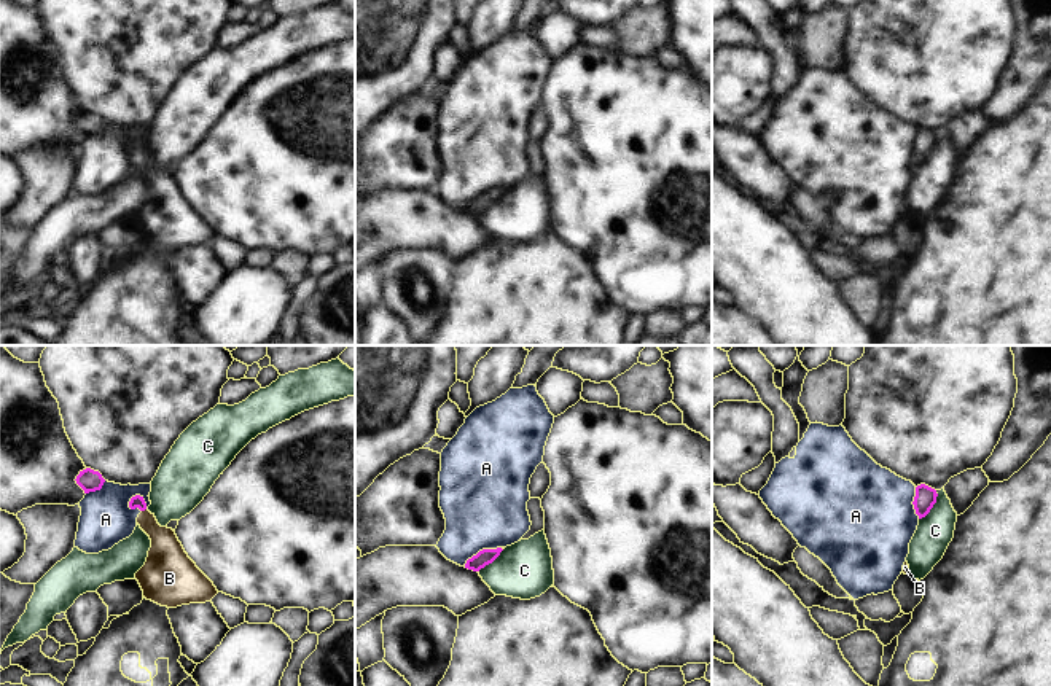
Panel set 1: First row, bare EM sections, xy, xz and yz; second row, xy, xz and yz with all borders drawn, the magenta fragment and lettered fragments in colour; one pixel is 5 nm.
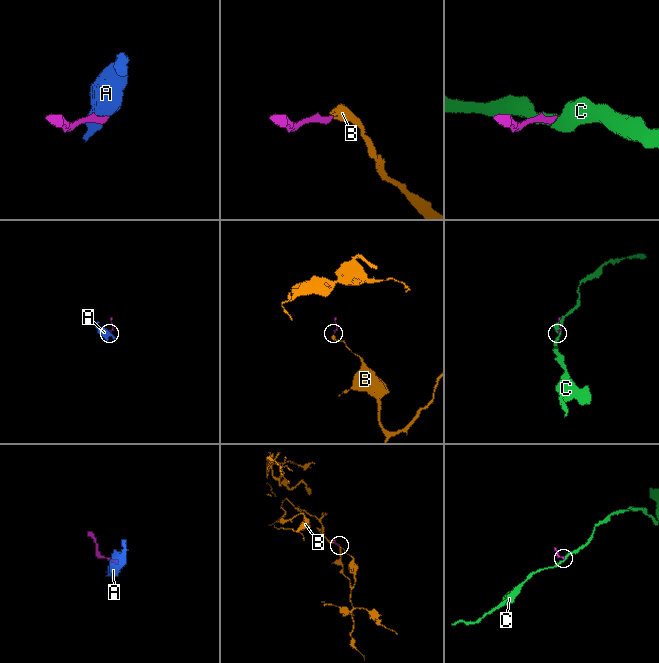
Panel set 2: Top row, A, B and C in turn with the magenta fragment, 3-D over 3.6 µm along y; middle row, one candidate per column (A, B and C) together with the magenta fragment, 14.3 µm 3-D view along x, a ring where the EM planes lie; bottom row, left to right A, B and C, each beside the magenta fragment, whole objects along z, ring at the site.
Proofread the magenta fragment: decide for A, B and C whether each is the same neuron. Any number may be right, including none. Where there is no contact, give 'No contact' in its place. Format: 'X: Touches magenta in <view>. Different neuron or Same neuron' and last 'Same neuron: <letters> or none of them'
A: Touches magenta in xy. Different neuron
B: Touches magenta in xy. Same neuron
C: Touches magenta in yz. Different neuron
Same neuron: B

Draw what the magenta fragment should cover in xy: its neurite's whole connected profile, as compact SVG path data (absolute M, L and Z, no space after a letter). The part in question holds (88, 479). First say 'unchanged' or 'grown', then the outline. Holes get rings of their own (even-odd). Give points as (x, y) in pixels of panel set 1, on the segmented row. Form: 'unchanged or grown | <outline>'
unchanged | M91 468L80 471L75 481L84 490L84 493L100 490L105 482L102 474Z

